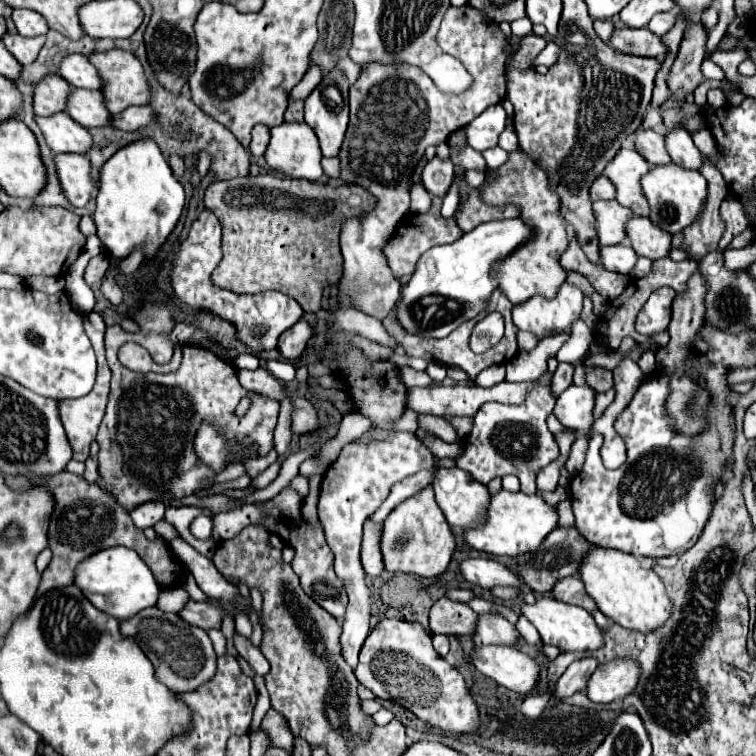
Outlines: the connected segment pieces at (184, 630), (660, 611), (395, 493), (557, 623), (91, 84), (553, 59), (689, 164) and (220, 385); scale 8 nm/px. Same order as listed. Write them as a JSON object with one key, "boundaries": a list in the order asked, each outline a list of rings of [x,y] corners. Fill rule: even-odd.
{"boundaries":[[[[149,607],[137,613],[137,617],[123,621],[119,625],[119,631],[123,633],[123,637],[131,637],[139,643],[143,653],[153,663],[157,679],[163,681],[175,693],[197,689],[199,685],[207,683],[217,671],[217,655],[213,651],[209,635],[203,629],[185,623],[177,613],[163,613],[157,607]]],[[[593,547],[581,563],[579,575],[585,583],[587,593],[595,599],[599,611],[625,629],[651,633],[653,629],[665,625],[669,613],[673,611],[661,577],[653,569],[643,569],[639,559],[635,559],[633,555],[621,553],[617,549]]],[[[429,469],[429,471],[421,471],[421,473],[415,473],[413,477],[405,477],[403,481],[395,483],[389,497],[383,501],[383,505],[373,513],[373,519],[377,523],[383,523],[385,517],[399,505],[403,503],[407,497],[413,497],[417,491],[421,491],[423,487],[427,487],[431,481],[433,481],[433,473],[435,469]]],[[[539,597],[535,605],[523,605],[521,613],[537,627],[541,641],[545,645],[555,645],[559,651],[595,651],[603,645],[601,629],[593,617],[577,605],[567,605],[553,597]]],[[[69,55],[63,59],[59,67],[59,75],[69,81],[73,87],[81,89],[101,89],[101,77],[97,77],[97,69],[85,55]]],[[[549,41],[547,47],[537,55],[537,59],[533,61],[533,65],[539,65],[541,63],[541,65],[551,67],[551,65],[557,63],[557,57],[559,57],[559,45],[555,41]]],[[[675,129],[675,131],[665,133],[665,141],[667,141],[667,151],[669,151],[671,159],[677,165],[681,165],[685,169],[699,171],[703,155],[693,145],[693,139],[691,139],[691,135],[685,129]]],[[[145,303],[131,317],[139,325],[137,333],[127,333],[119,325],[107,327],[105,333],[107,363],[113,377],[105,417],[97,433],[97,443],[101,447],[97,457],[99,477],[105,489],[113,493],[127,511],[145,501],[163,501],[167,505],[173,499],[183,499],[211,487],[209,481],[217,473],[203,461],[197,461],[197,453],[193,453],[193,437],[201,421],[221,421],[225,437],[237,441],[237,457],[249,457],[253,451],[249,443],[257,443],[257,455],[265,455],[273,449],[273,431],[279,415],[279,401],[241,389],[235,365],[221,361],[213,351],[197,345],[181,347],[183,361],[175,373],[143,375],[129,371],[117,359],[125,339],[141,343],[157,361],[169,361],[175,349],[175,343],[169,341],[175,317],[163,303]],[[245,395],[251,397],[251,409],[245,417],[237,417],[235,407]],[[105,471],[111,471],[111,475],[105,475]]]]}

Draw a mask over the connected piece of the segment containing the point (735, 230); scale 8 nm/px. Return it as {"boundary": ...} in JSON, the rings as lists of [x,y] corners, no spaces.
{"boundary":[[[725,197],[723,203],[721,203],[721,217],[725,219],[727,223],[727,229],[719,241],[719,249],[725,251],[725,247],[731,243],[731,239],[739,233],[743,233],[747,227],[749,227],[749,221],[747,221],[747,215],[745,215],[745,209],[741,205],[741,201],[737,201],[735,197]]]}

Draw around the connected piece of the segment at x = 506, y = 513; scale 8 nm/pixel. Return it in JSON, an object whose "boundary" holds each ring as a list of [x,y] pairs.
{"boundary":[[[501,489],[497,495],[491,497],[487,509],[487,521],[479,529],[467,529],[465,541],[483,553],[491,555],[505,555],[505,557],[519,557],[529,553],[541,545],[541,541],[557,527],[559,515],[557,509],[547,505],[539,495],[525,495],[525,493],[509,493]]]}

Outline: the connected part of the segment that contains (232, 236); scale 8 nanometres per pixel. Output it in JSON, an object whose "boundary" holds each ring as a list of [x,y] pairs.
{"boundary":[[[241,177],[241,179],[229,179],[229,181],[215,181],[205,189],[205,197],[203,203],[209,211],[215,213],[215,217],[221,221],[223,225],[223,261],[219,263],[219,267],[213,271],[213,283],[225,289],[233,289],[235,293],[261,293],[261,291],[281,291],[289,297],[293,297],[305,311],[317,313],[321,309],[321,297],[323,297],[323,287],[327,285],[335,285],[341,279],[343,273],[343,257],[339,251],[339,233],[341,233],[341,221],[345,217],[359,217],[361,213],[369,213],[369,209],[373,209],[373,205],[377,205],[377,201],[373,201],[371,193],[365,193],[365,189],[357,187],[357,205],[349,205],[347,197],[353,195],[353,187],[351,185],[339,185],[339,187],[331,187],[331,185],[321,185],[321,183],[311,183],[305,179],[289,179],[289,177]]]}

